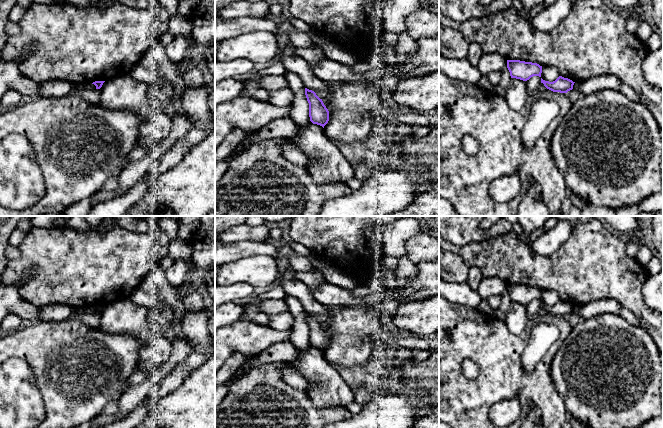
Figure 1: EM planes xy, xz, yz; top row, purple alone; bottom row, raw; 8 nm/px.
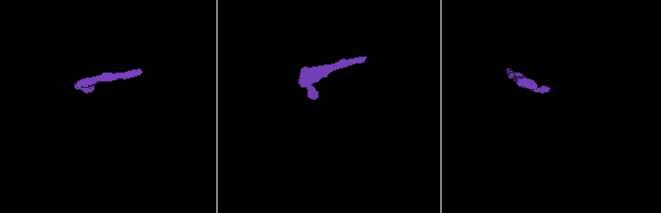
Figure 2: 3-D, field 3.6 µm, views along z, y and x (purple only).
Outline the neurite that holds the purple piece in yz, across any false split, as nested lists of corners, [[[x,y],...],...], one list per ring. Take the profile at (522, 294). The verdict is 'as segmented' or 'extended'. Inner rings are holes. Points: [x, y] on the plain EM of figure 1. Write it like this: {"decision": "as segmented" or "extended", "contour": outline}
{"decision": "as segmented", "contour": [[[507,284],[507,292],[511,302],[523,305],[527,305],[533,300],[541,301],[542,297],[542,290],[539,288],[520,284]]]}

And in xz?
{"decision": "as segmented", "contour": [[[305,312],[305,319],[309,327],[310,345],[324,352],[329,345],[328,333],[314,315]]]}

